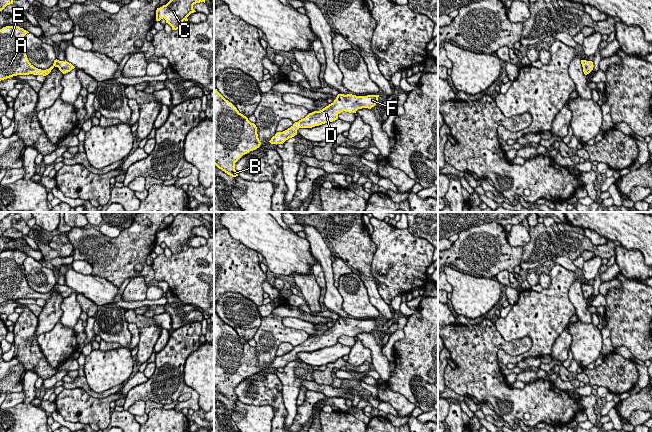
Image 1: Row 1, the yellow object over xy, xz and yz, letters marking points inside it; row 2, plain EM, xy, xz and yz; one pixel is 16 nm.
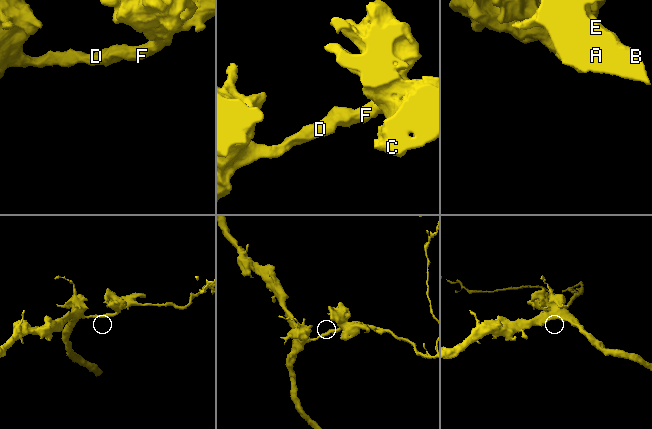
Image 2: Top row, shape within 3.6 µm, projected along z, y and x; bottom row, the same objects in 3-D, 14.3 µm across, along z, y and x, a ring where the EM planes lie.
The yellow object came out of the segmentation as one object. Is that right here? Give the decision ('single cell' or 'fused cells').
single cell

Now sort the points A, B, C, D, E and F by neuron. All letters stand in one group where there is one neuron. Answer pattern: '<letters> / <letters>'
A B C D E F

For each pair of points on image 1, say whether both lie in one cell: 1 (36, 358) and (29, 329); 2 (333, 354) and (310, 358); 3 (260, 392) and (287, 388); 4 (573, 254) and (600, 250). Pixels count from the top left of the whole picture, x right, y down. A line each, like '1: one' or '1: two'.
1: one
2: one
3: two
4: one

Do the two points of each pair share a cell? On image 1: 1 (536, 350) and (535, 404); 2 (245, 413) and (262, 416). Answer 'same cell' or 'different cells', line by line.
1: different cells
2: same cell

